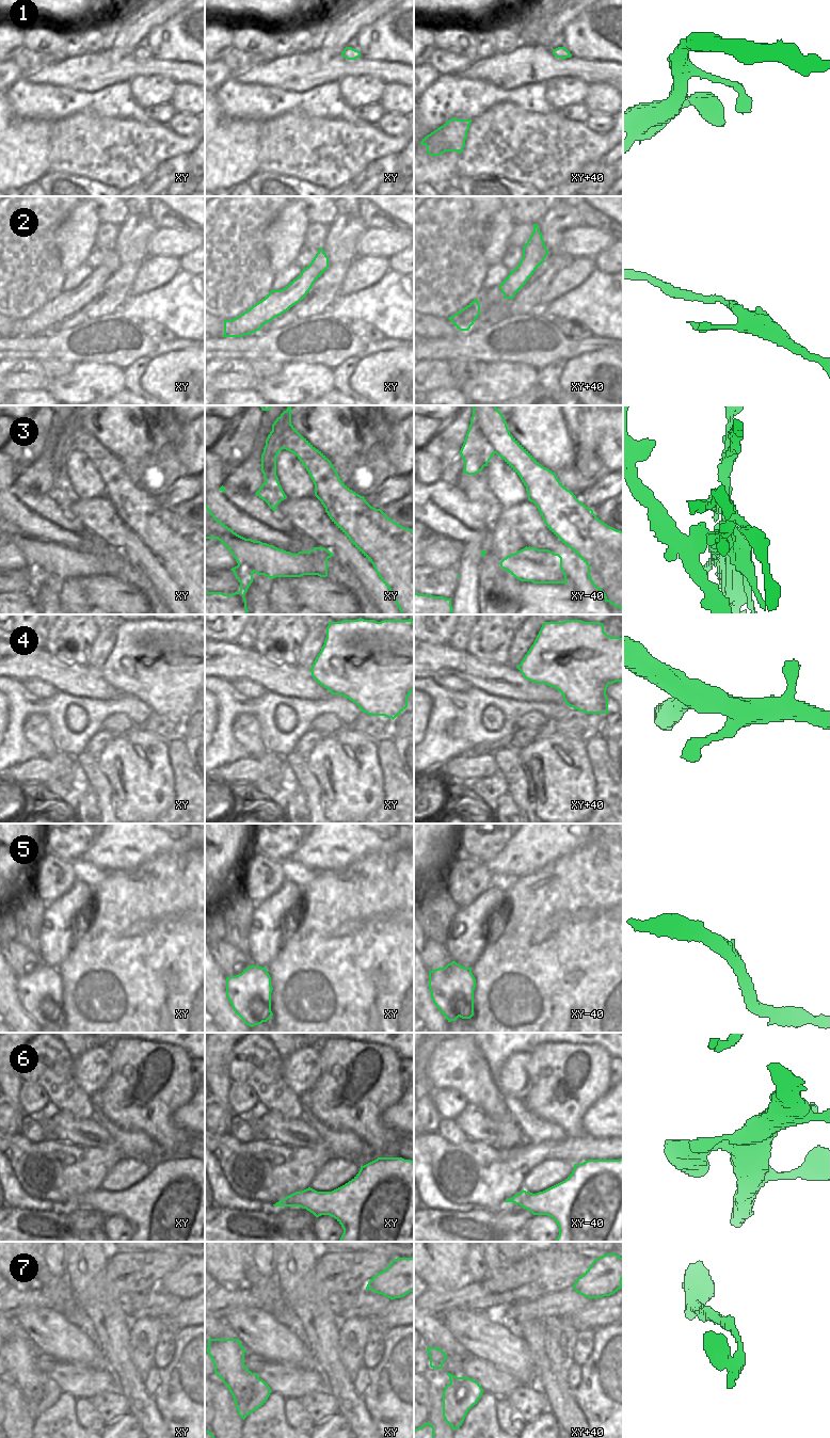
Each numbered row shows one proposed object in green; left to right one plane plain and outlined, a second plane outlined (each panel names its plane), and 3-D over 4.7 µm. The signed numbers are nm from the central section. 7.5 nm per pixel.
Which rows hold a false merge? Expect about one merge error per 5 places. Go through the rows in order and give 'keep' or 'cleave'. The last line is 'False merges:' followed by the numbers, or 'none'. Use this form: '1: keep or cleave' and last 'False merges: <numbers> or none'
1: keep
2: keep
3: cleave
4: keep
5: keep
6: keep
7: cleave
False merges: 3, 7

